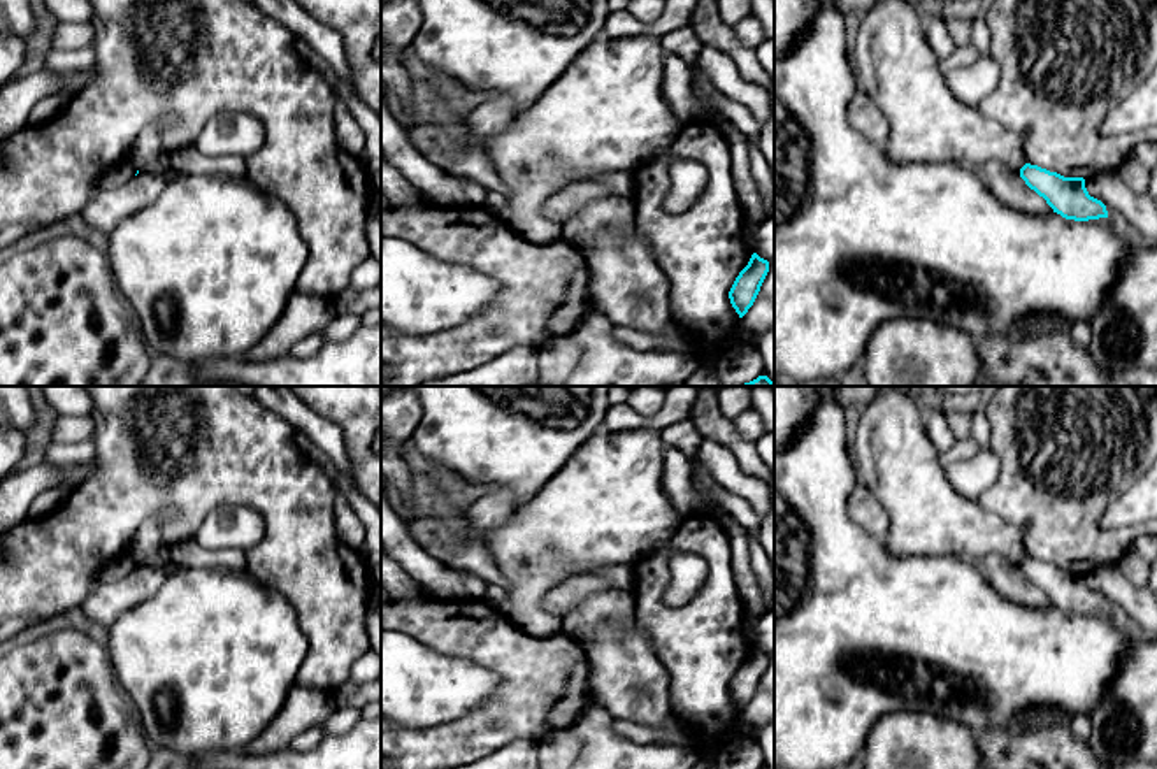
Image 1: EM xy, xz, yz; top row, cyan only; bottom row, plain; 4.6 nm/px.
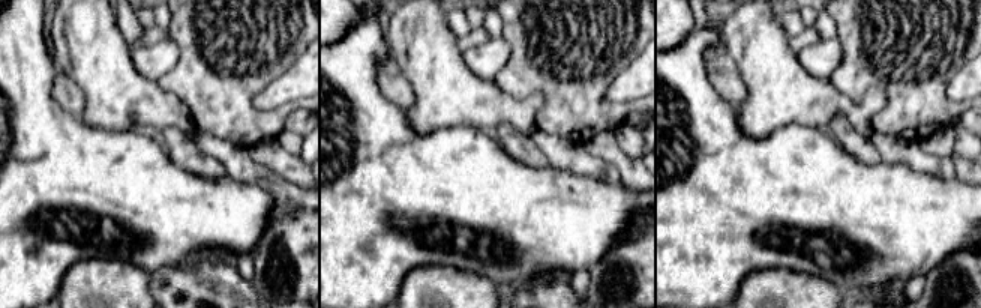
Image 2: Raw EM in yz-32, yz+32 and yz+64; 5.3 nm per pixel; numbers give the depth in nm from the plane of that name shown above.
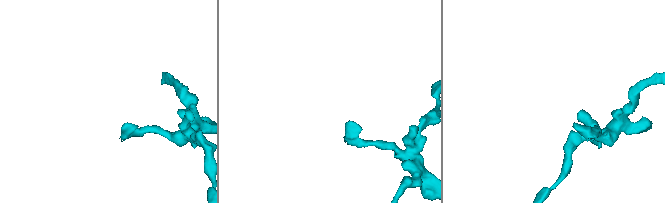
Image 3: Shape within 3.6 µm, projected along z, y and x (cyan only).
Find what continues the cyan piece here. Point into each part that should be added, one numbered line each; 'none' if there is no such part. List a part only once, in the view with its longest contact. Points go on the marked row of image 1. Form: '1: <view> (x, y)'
1: yz (1124, 334)

